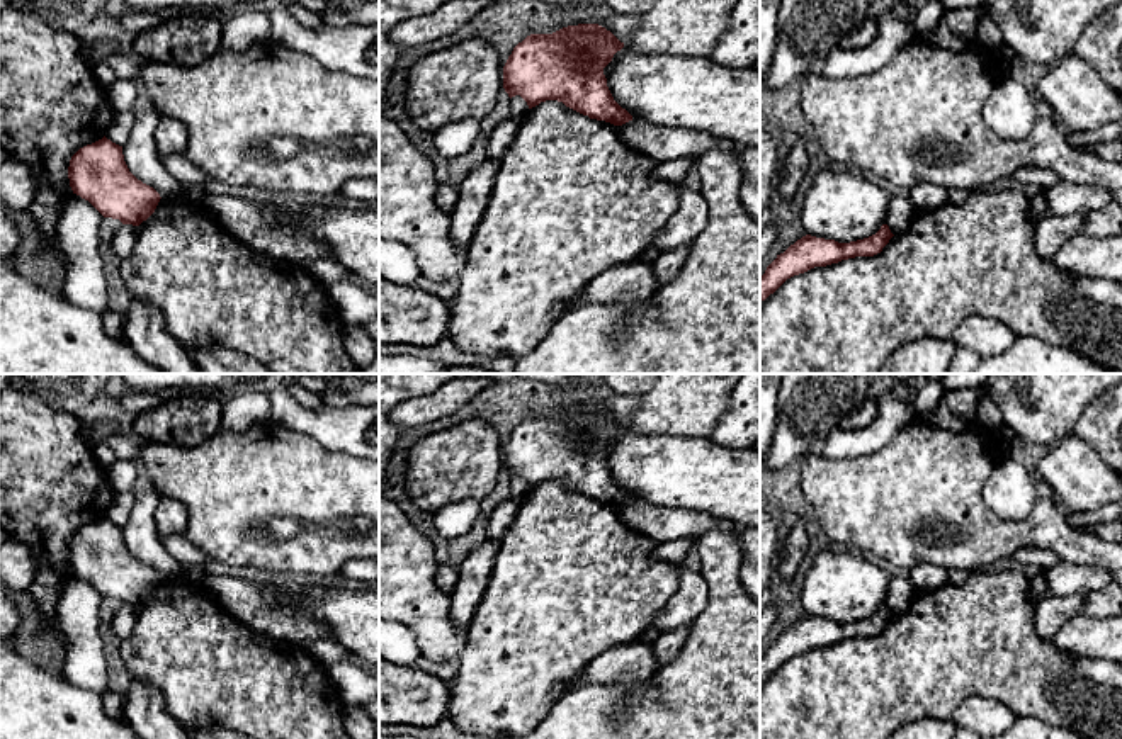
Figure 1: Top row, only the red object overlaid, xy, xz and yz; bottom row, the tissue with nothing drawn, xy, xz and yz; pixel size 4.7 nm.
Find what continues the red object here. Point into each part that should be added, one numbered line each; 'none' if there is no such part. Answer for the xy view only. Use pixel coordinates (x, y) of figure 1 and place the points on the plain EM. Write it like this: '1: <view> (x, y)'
none

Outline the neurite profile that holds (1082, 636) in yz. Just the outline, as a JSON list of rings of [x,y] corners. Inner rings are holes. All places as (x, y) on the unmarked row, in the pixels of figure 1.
[[[1122,615],[1073,617],[1052,639],[1074,657],[1096,657],[1122,663]]]

